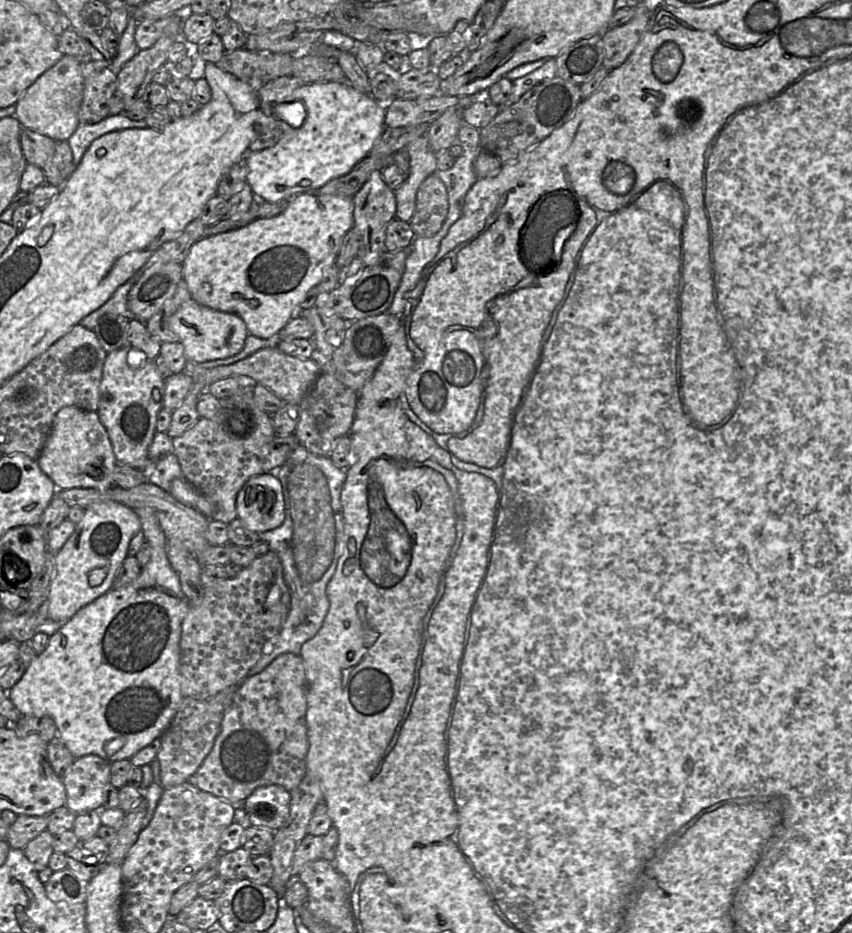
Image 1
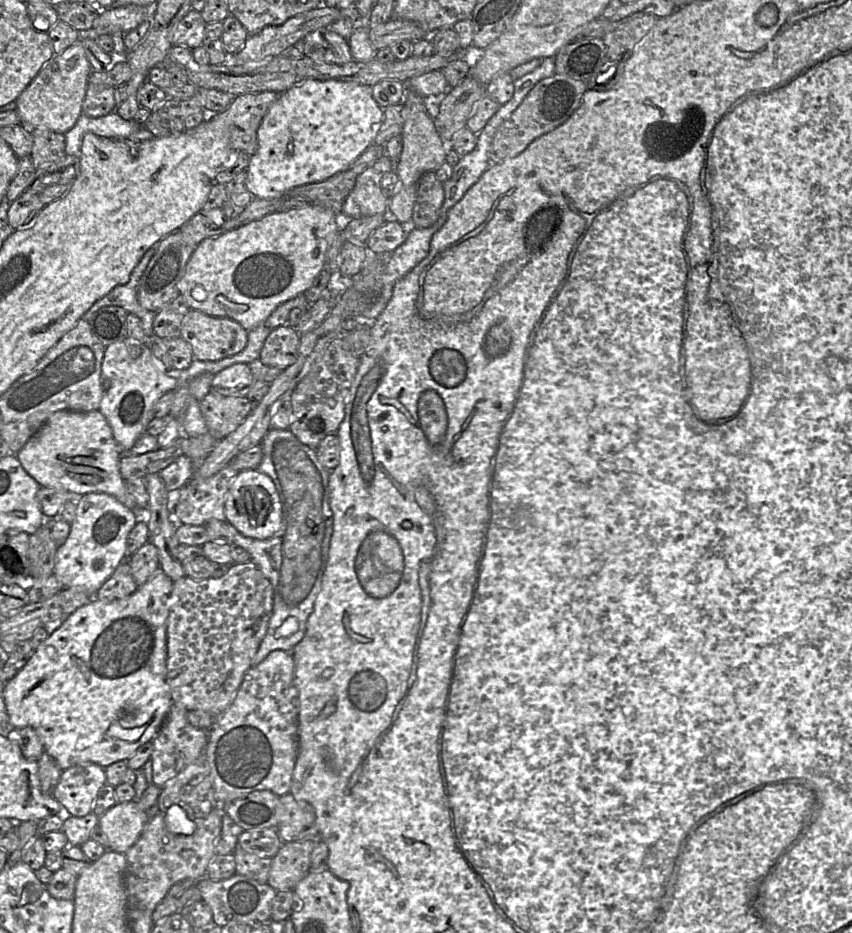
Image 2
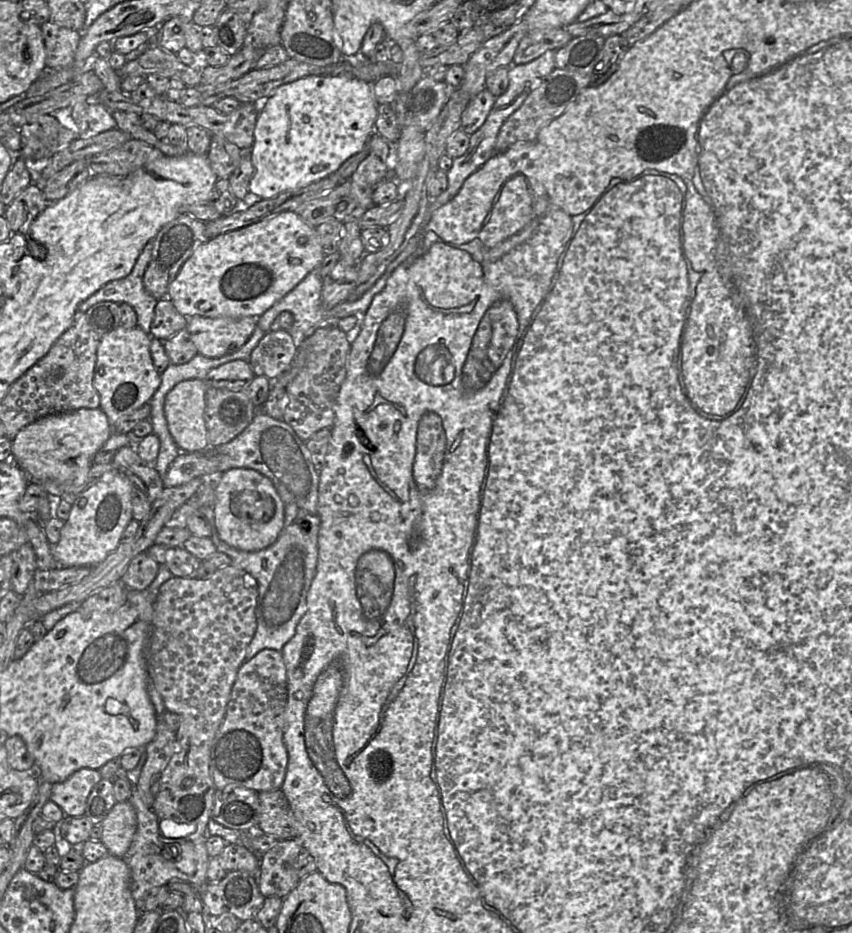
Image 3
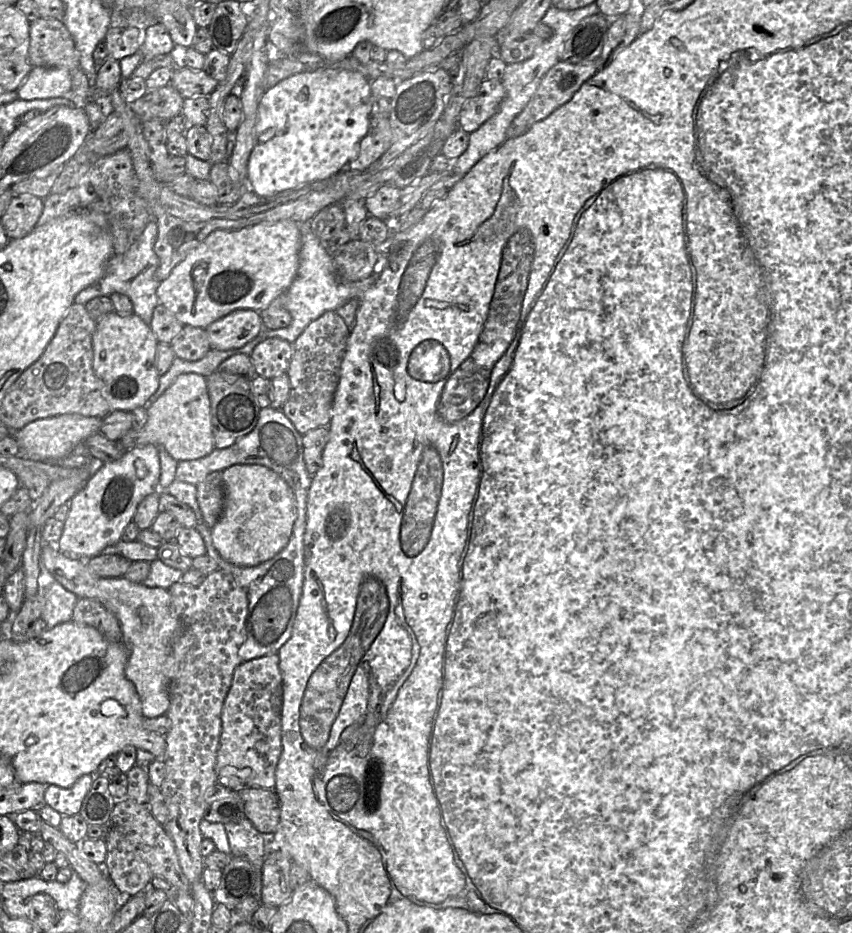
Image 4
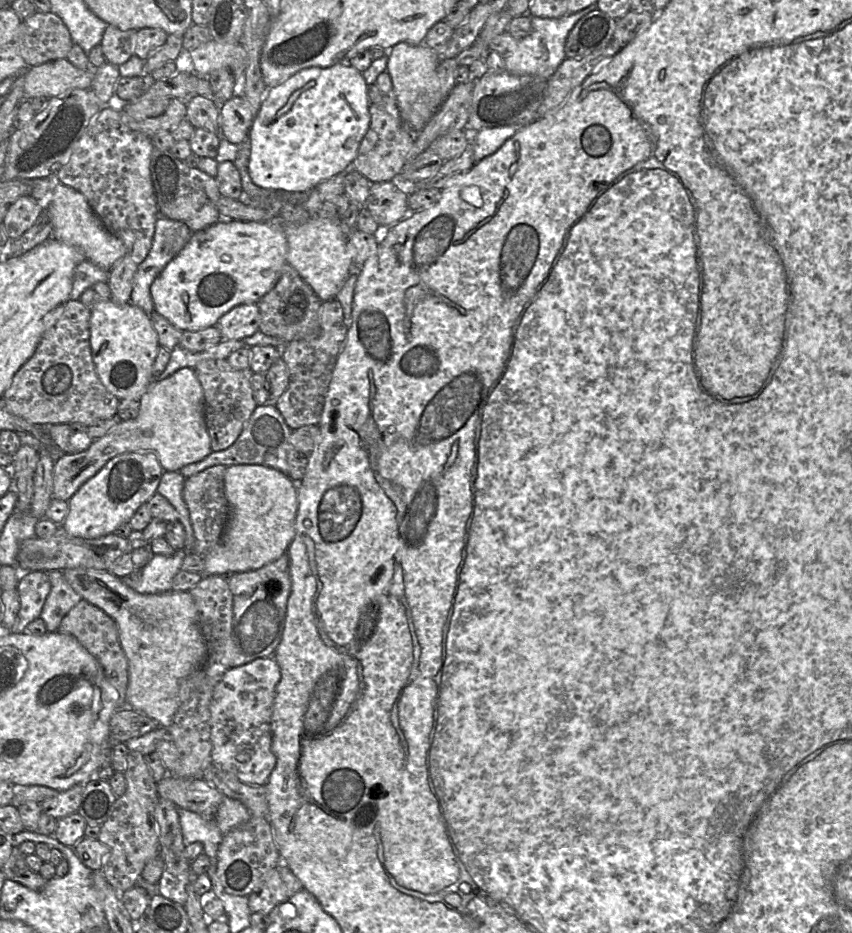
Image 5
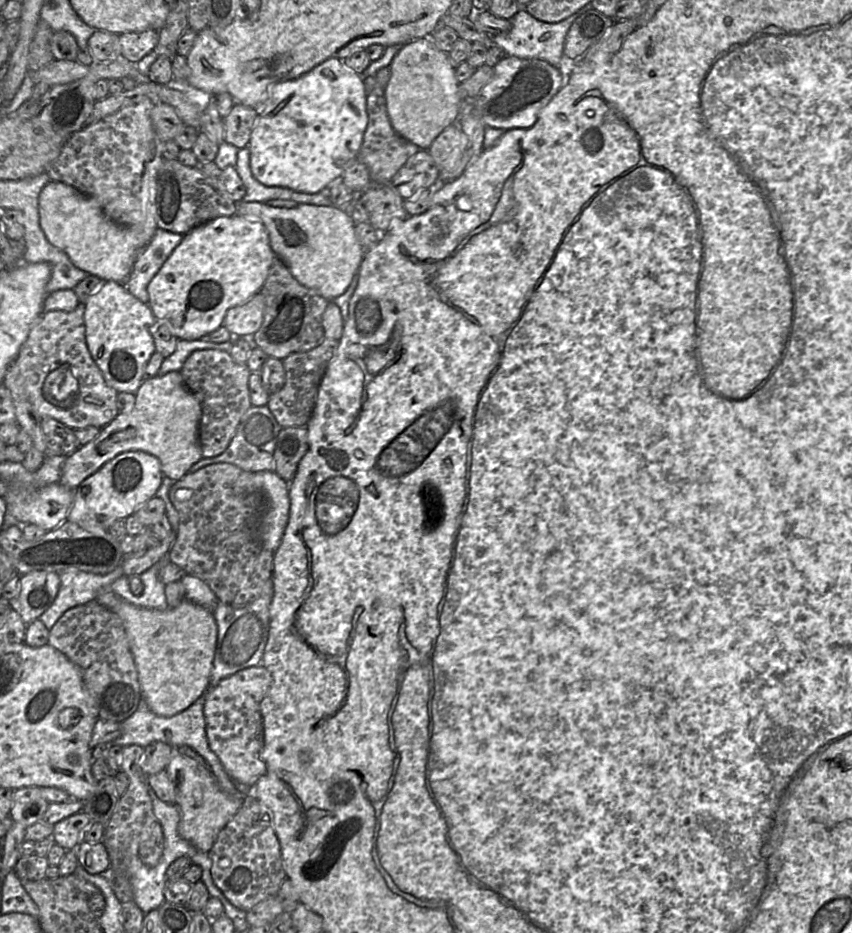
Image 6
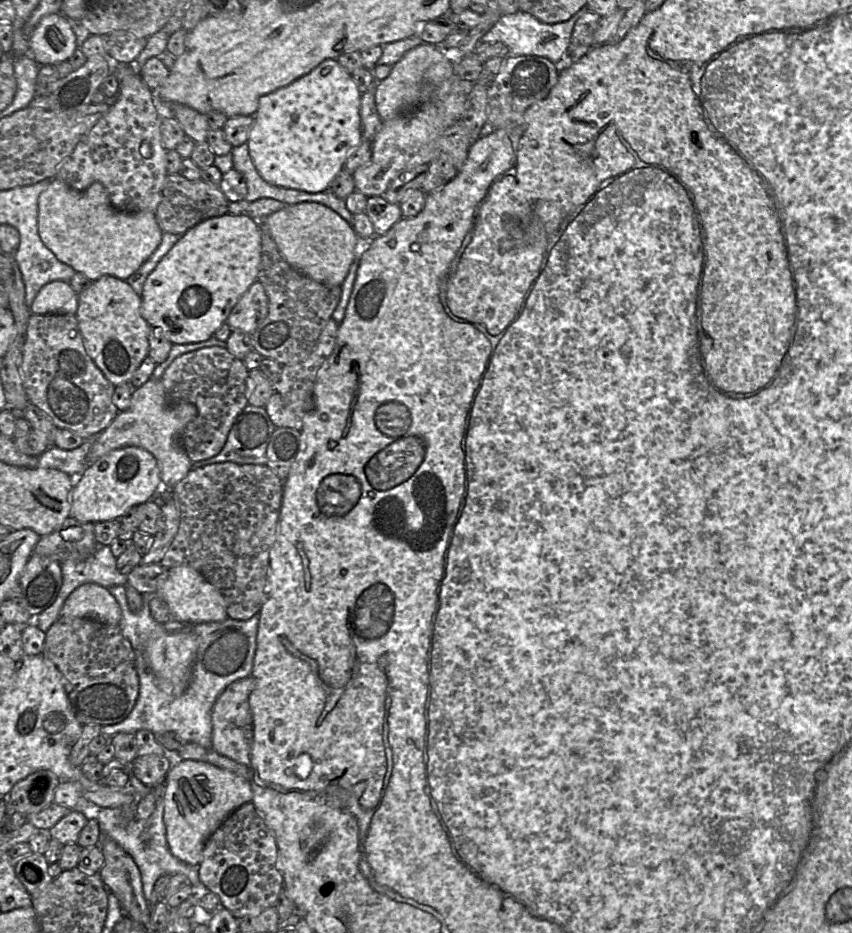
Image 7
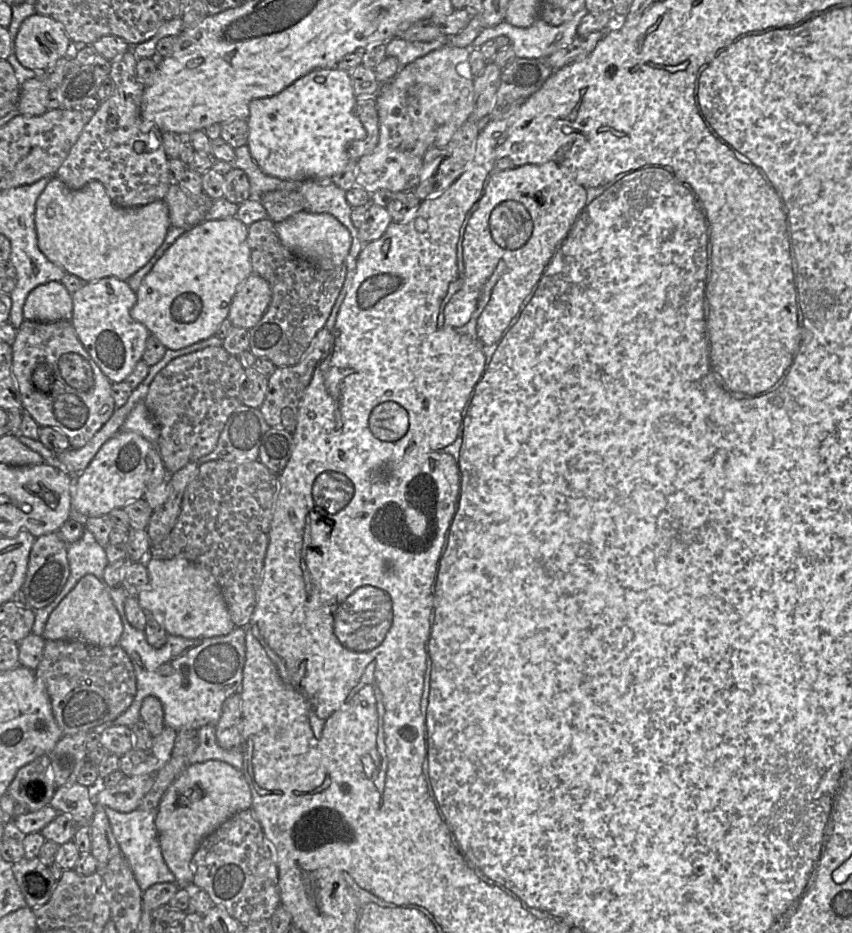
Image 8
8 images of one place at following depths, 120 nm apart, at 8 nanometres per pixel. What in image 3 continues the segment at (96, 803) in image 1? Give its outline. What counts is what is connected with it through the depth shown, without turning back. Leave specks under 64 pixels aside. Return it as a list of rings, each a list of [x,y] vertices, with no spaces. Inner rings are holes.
[[[82,768],[65,781],[52,784],[49,800],[56,803],[66,816],[82,817],[93,787],[102,779],[99,770]]]

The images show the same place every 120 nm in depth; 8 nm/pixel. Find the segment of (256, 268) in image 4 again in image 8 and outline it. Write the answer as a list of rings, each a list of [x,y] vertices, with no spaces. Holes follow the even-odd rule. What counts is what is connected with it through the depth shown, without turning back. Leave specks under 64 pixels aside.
[[[236,217],[204,220],[186,230],[158,259],[142,280],[130,315],[142,323],[167,349],[185,348],[216,333],[221,322],[228,318],[234,294],[251,273],[248,226]]]

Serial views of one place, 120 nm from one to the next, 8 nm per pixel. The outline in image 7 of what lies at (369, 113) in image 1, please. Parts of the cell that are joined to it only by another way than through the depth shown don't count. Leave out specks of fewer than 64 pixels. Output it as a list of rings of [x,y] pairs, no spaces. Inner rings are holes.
[[[326,59],[289,85],[261,96],[247,141],[249,154],[261,177],[273,185],[309,193],[330,188],[333,179],[344,169],[349,154],[362,142],[361,96],[352,75],[337,59]]]

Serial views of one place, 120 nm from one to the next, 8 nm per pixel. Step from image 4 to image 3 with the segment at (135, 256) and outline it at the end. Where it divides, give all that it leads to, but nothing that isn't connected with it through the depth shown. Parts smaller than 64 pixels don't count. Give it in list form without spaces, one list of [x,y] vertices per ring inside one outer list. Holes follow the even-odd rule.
[[[150,240],[143,247],[133,269],[126,277],[106,283],[82,301],[78,305],[78,310],[86,313],[90,307],[103,301],[127,303],[135,310],[137,326],[150,335],[154,309],[158,300],[145,290],[143,275],[151,260],[152,250],[153,240]]]

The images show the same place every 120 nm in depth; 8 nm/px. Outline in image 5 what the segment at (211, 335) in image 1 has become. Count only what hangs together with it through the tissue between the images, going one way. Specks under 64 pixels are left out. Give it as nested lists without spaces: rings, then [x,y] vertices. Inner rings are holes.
[[[243,303],[224,314],[215,325],[223,340],[241,340],[259,330],[261,314],[257,303]]]

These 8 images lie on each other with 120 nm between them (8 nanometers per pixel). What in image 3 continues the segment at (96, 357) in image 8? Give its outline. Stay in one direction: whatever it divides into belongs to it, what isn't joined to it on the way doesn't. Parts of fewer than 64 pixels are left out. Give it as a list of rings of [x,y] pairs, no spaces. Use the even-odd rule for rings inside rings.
[[[120,325],[100,338],[94,371],[94,386],[100,397],[100,408],[107,415],[110,425],[143,405],[149,404],[161,384],[161,374],[157,372],[151,358],[150,343],[151,336],[138,326],[124,328]]]

